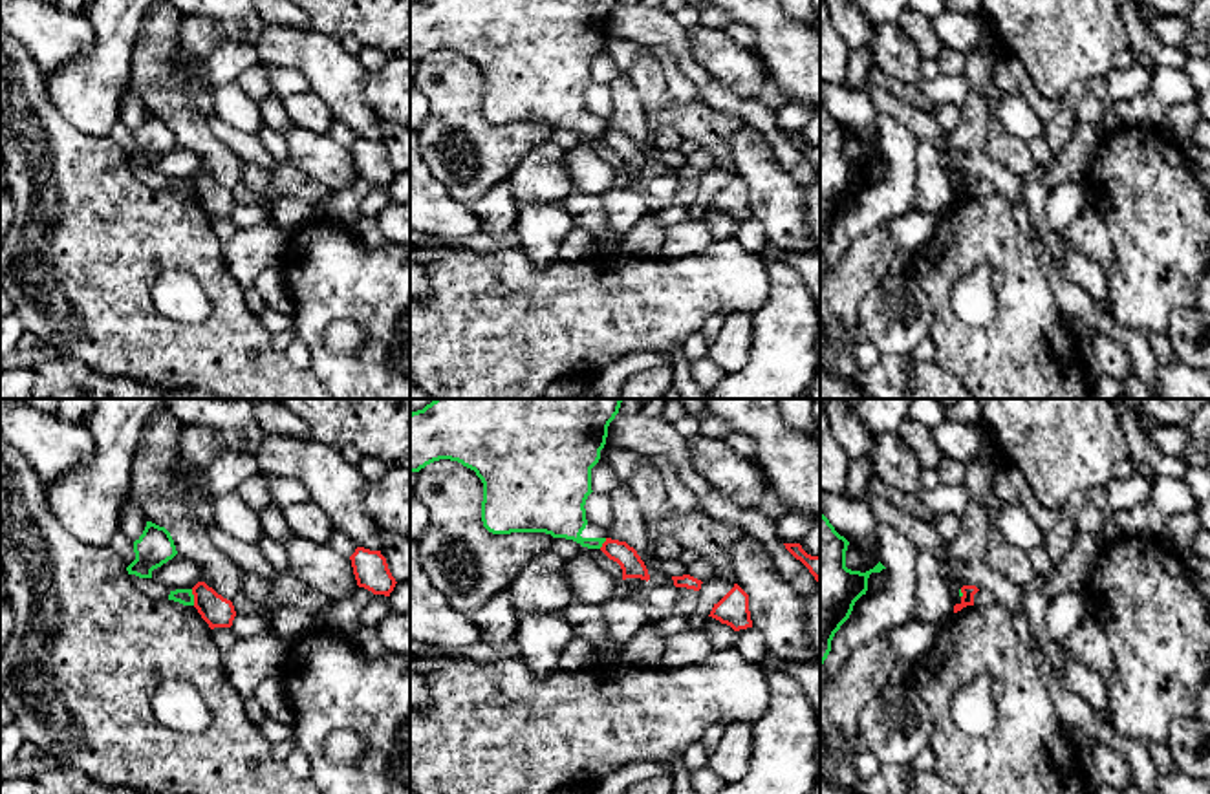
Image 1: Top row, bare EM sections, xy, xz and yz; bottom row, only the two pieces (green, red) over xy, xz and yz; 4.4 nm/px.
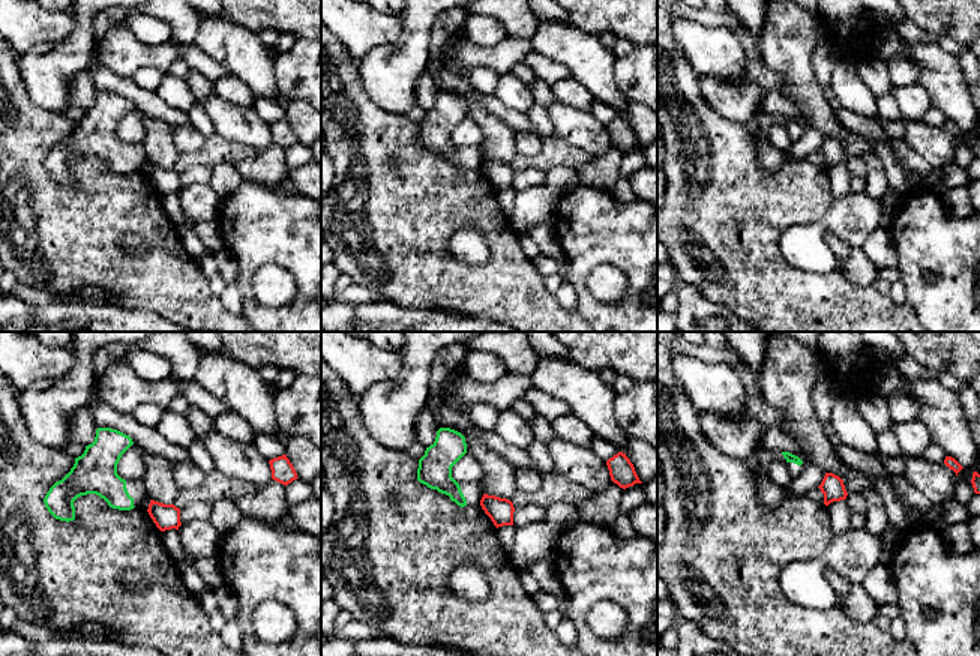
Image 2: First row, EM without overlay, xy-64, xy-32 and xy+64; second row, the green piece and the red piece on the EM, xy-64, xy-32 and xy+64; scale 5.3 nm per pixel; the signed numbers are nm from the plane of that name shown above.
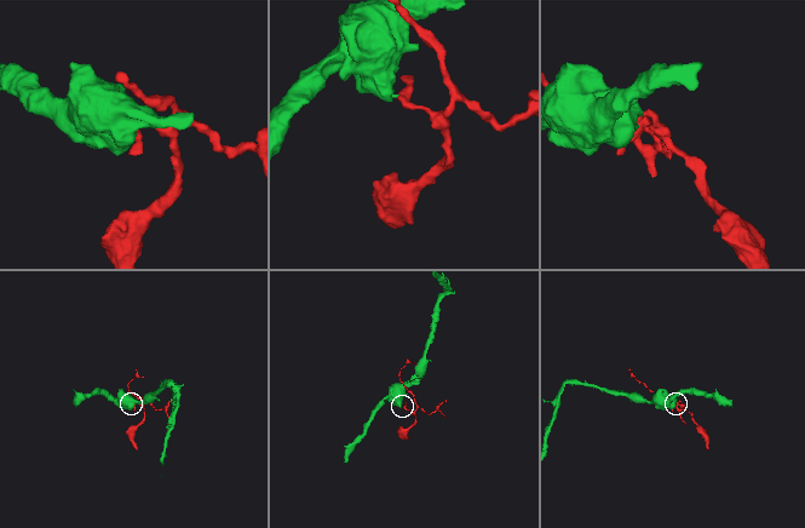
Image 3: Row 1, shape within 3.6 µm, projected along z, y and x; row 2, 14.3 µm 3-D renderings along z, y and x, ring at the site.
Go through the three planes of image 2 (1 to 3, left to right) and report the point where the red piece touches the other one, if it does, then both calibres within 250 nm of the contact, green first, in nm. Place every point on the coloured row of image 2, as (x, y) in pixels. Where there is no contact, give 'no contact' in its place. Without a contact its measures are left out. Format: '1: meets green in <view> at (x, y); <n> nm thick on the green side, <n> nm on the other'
1: no contact
2: no contact
3: no contact

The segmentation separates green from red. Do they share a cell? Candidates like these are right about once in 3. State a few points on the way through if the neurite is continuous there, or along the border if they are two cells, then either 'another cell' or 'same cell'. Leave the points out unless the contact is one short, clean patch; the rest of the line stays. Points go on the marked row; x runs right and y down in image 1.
along xy (191, 590), (194, 604) | another cell

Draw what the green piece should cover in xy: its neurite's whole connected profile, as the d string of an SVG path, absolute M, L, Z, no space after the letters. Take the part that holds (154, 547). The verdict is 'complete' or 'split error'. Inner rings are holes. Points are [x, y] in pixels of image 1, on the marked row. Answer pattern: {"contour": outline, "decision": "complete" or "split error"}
{"contour": "M146 521L143 534L134 542L135 560L126 567L128 574L152 578L152 571L172 560L178 551L170 532Z", "decision": "complete"}

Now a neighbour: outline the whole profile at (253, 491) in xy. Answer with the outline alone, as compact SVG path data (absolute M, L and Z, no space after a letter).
M254 474L240 483L236 492L242 496L242 499L251 505L256 512L265 510L267 507L275 505L271 492L267 488L265 479L262 474Z

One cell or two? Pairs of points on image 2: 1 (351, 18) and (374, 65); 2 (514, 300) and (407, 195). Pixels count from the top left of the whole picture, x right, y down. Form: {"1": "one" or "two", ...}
{"1": "two", "2": "one"}

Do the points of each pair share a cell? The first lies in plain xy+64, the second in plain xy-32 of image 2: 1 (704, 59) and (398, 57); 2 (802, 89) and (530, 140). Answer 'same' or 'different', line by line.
1: different
2: different

